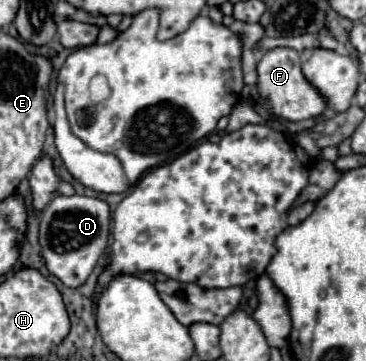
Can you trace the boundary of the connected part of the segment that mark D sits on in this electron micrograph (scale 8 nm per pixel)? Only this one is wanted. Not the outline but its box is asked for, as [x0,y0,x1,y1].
[39,194,111,288]

